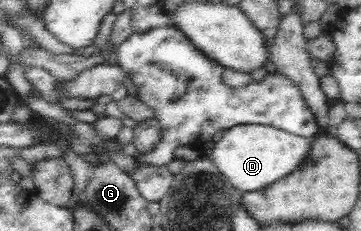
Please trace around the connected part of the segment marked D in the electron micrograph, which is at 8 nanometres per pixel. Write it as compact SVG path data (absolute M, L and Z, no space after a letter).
M236 125L224 130L222 138L212 143L208 155L218 171L241 192L259 191L291 175L310 155L311 144L316 136L299 137L270 125Z

